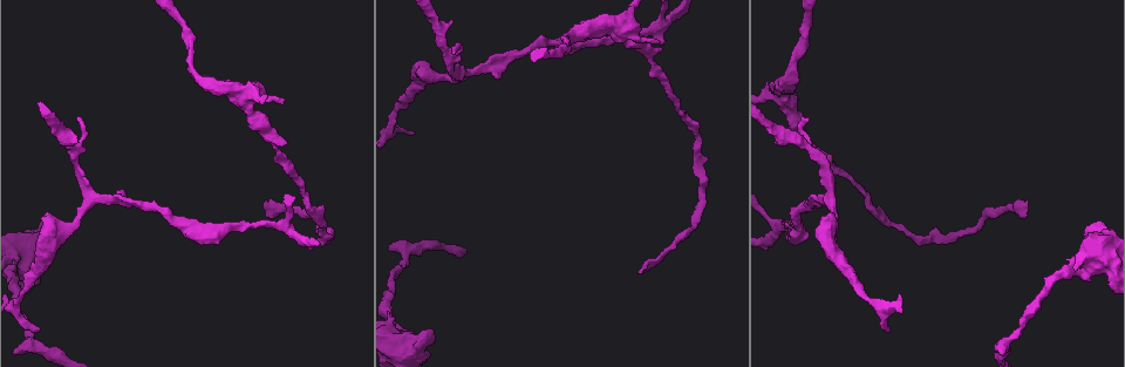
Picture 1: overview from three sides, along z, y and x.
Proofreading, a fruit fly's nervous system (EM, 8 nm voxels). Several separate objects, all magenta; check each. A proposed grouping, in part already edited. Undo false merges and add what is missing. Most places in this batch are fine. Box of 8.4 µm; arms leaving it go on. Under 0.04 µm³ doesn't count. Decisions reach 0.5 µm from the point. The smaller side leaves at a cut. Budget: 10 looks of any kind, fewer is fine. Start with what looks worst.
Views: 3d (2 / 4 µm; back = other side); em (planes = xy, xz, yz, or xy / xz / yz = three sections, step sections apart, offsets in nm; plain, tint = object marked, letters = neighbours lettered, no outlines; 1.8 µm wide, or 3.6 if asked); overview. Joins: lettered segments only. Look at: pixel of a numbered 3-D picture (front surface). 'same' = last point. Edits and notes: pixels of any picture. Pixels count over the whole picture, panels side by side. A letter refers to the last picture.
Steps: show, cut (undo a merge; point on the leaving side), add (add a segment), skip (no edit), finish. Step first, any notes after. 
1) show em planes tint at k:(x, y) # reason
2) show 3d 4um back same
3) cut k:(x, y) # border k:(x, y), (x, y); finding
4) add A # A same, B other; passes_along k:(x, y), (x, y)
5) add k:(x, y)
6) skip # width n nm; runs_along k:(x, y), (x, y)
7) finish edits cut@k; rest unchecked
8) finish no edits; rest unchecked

show em planes letters at 1:(639, 270) # end of a long branch

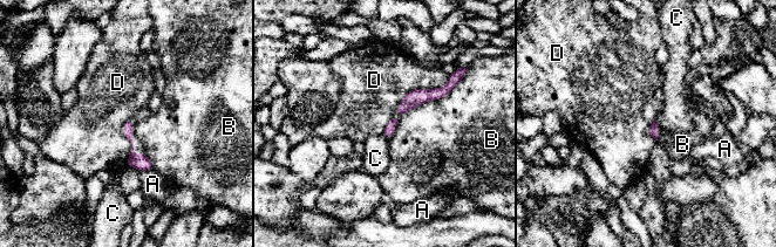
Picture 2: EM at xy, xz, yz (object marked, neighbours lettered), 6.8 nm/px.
skip # A other, B other, C other, D other; runs_along 2:(444, 89), (413, 98), (387, 132); none of them fits

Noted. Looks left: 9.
show em xz step 8 tint at 1:(415, 132) # tapers out

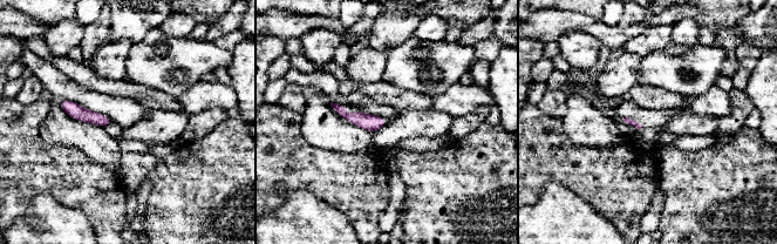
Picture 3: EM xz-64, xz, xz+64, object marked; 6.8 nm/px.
show em planes letters same # cut it another way

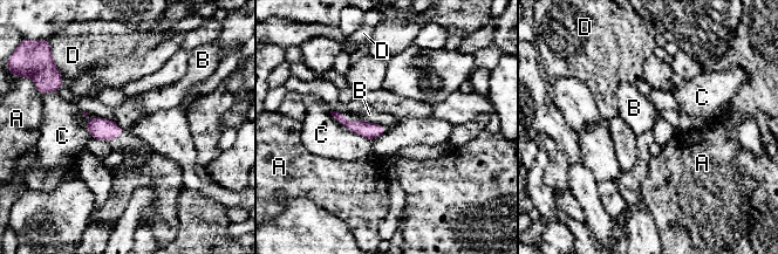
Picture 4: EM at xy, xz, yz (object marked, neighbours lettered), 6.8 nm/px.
skip # A other, B other, C other, D other; runs_along 4:(335, 115), (349, 125), (382, 130); no lettered segment goes on from it

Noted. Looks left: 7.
show em planes letters at 1:(659, 44) # tapers out

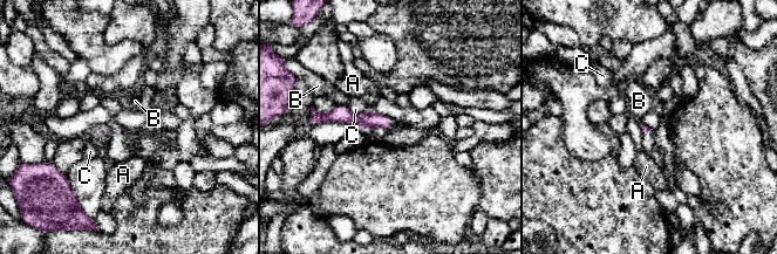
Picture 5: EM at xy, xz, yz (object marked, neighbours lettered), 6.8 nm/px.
skip # A other, B other, C other; border 5:(336, 104), (345, 107); no lettered segment goes on from it

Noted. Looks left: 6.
show em xz step 16 tint at 1:(470, 71) # three-way junction

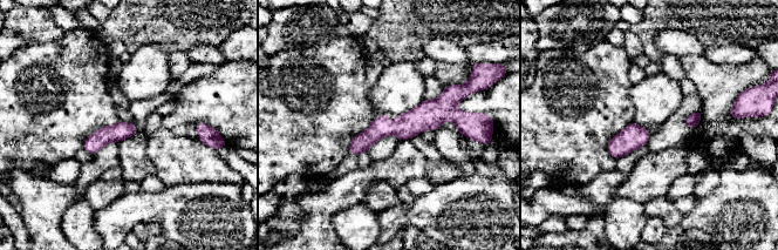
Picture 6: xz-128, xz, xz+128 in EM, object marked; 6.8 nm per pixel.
show em planes tint same

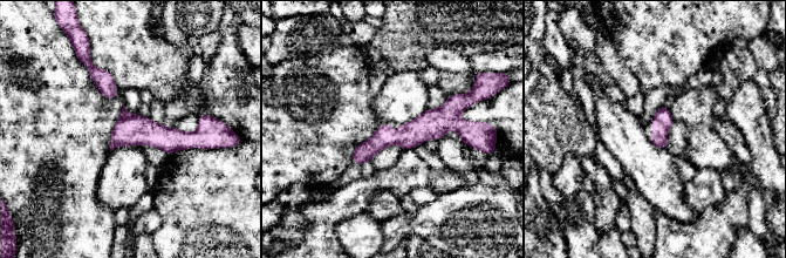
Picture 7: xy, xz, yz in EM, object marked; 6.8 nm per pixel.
show em planes letters same

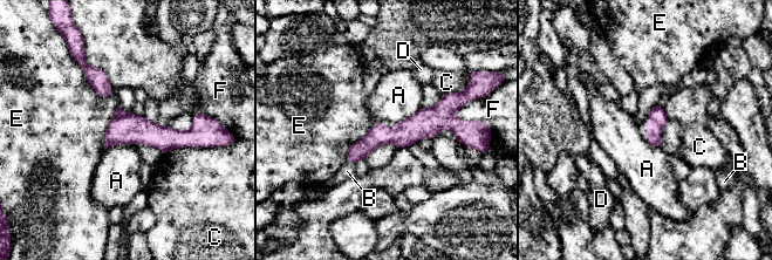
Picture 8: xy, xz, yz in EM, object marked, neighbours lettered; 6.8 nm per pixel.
skip # A other, B other, C other, D other, E other, F other; border 8:(135, 143), (111, 144), (104, 151); one neuron here

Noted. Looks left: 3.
finish no edits; rest unchecked

